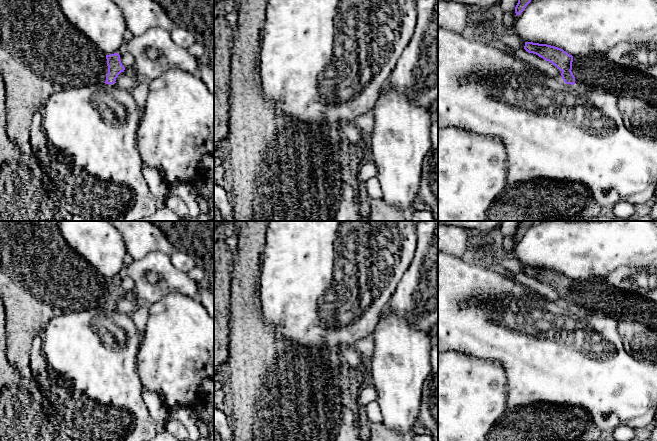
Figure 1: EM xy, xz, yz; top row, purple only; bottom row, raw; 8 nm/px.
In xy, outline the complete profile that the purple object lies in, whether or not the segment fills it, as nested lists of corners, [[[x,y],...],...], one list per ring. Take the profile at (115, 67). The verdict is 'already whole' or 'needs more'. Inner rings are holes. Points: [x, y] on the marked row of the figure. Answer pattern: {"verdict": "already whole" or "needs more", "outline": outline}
{"verdict": "already whole", "outline": [[[118,53],[106,55],[108,73],[106,76],[106,84],[114,84],[116,78],[121,72],[124,72],[125,67],[122,65],[120,55]]]}

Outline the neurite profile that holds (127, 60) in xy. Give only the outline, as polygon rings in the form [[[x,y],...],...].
[[[129,52],[123,54],[120,56],[120,60],[122,65],[125,68],[133,68],[134,67],[134,57],[132,56],[132,54],[130,54]]]

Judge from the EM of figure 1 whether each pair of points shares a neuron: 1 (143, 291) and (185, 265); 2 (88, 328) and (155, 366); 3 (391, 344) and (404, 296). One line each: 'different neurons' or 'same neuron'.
1: different neurons
2: different neurons
3: different neurons

